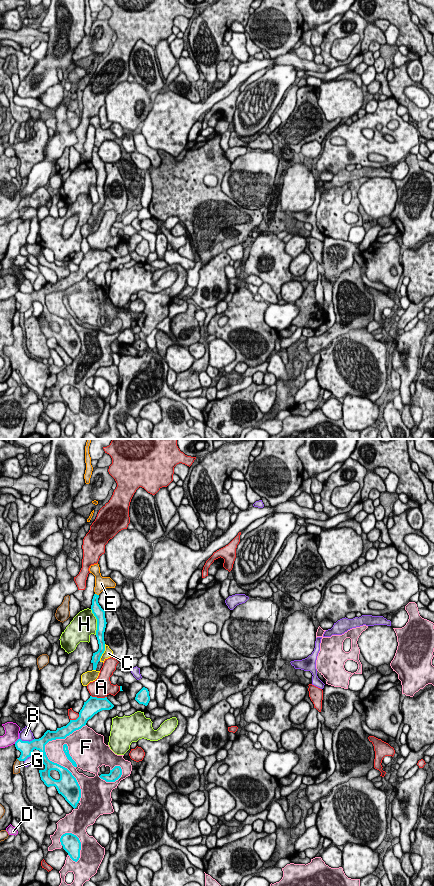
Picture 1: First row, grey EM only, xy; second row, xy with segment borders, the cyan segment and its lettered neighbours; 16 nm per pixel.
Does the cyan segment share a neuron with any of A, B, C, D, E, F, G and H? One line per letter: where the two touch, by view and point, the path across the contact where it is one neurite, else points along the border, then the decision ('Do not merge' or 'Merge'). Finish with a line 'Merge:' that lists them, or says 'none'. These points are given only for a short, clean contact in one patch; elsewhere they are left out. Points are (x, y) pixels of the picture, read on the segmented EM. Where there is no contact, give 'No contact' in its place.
A: Touches cyan at xy (99, 698). Do not merge
B: Touches cyan at xy (27, 741). Do not merge
C: Touches cyan at xy (103, 652). Do not merge
D: Touches cyan at xy (16, 741). Do not merge
E: Touches cyan at xy (96, 594). Boundary: xy (95, 593), (98, 595). Do not merge
F: Touches cyan at xy (47, 758). Do not merge
G: Touches cyan at xy (18, 759). Do not merge
H: Touches cyan at xy (97, 622). Do not merge
Merge: none

